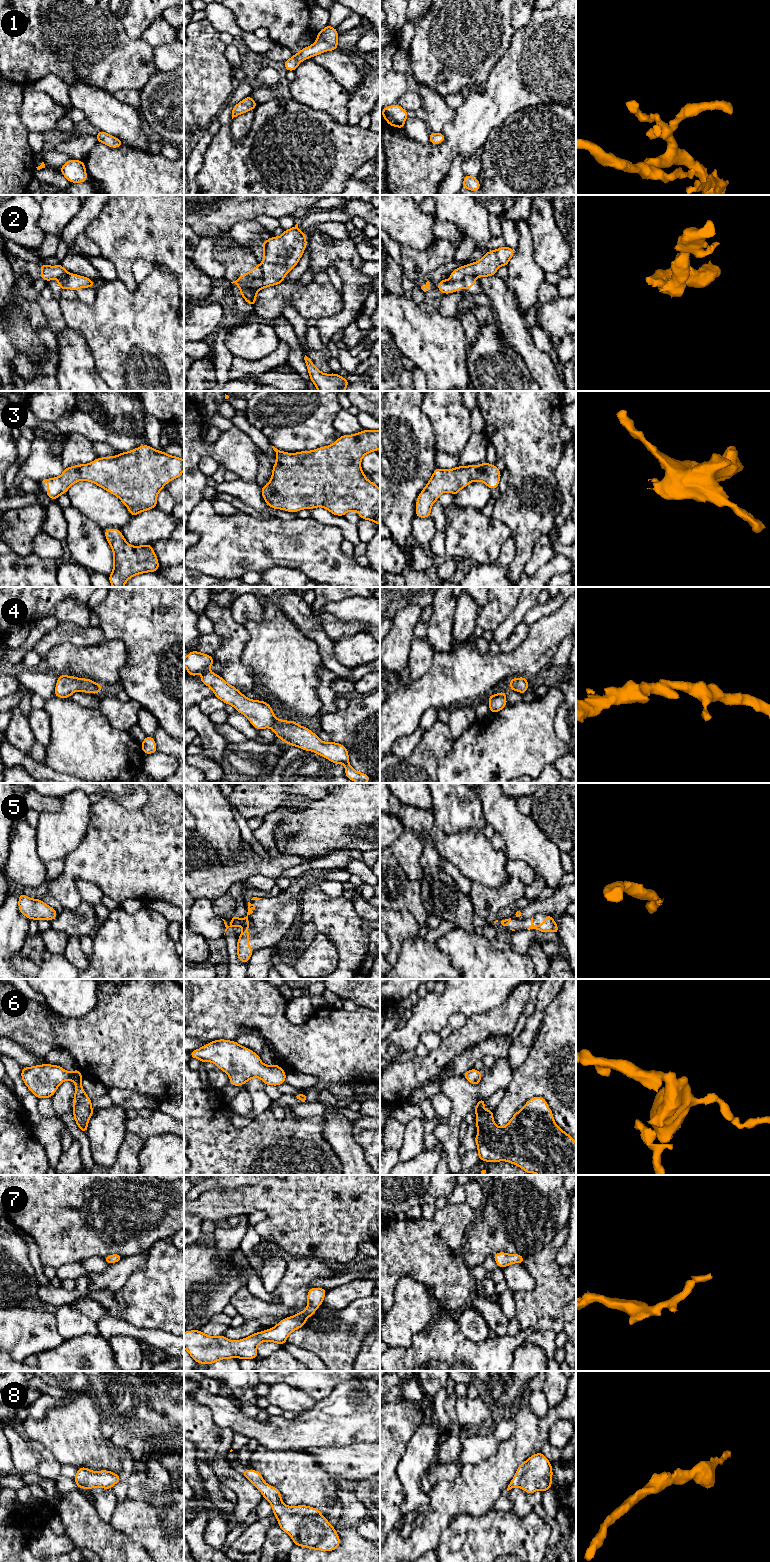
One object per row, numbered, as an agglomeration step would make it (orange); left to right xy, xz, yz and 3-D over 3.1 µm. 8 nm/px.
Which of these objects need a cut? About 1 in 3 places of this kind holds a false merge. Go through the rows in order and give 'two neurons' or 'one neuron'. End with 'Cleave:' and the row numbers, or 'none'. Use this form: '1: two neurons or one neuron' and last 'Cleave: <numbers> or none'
1: one neuron
2: two neurons
3: one neuron
4: one neuron
5: two neurons
6: one neuron
7: one neuron
8: one neuron
Cleave: 2, 5

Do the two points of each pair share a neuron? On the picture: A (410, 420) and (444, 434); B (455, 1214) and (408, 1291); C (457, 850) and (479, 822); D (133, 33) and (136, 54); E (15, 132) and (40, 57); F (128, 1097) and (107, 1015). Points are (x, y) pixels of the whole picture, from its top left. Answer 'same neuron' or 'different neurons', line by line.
A: different neurons
B: different neurons
C: different neurons
D: different neurons
E: different neurons
F: different neurons

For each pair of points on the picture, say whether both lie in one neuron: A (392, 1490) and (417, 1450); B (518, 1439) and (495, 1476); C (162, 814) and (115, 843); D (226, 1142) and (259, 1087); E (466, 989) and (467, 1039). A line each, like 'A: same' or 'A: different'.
A: different
B: same
C: same
D: different
E: different

